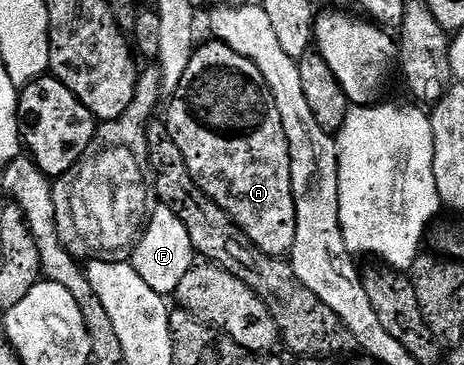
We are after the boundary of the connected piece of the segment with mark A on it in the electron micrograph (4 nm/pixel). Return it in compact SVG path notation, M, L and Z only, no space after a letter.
M209 40L206 46L198 45L191 56L191 64L187 64L187 72L183 72L183 80L179 80L179 88L168 99L169 111L163 115L165 126L169 129L171 140L179 152L183 152L185 167L191 172L195 184L203 193L210 198L219 208L223 208L229 214L229 219L259 247L263 252L267 252L276 258L285 258L292 251L295 244L295 196L291 188L291 152L289 151L289 141L287 132L283 132L283 120L279 116L279 108L275 108L275 96L267 88L267 80L263 80L263 72L247 60L247 56L239 56L231 48L227 48L222 42Z

